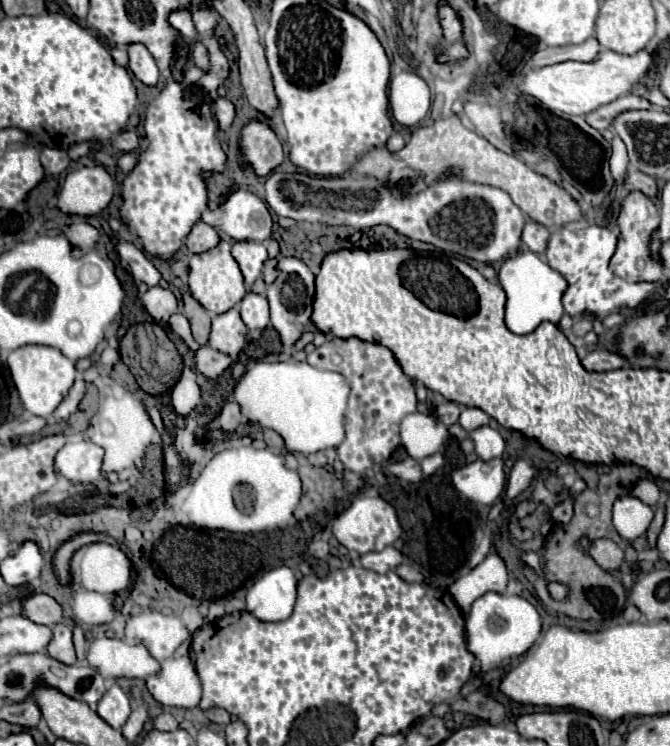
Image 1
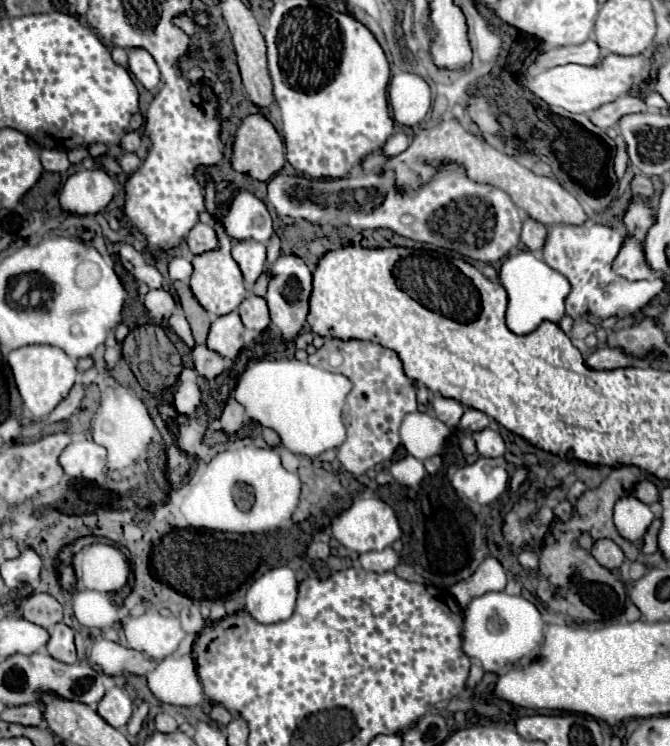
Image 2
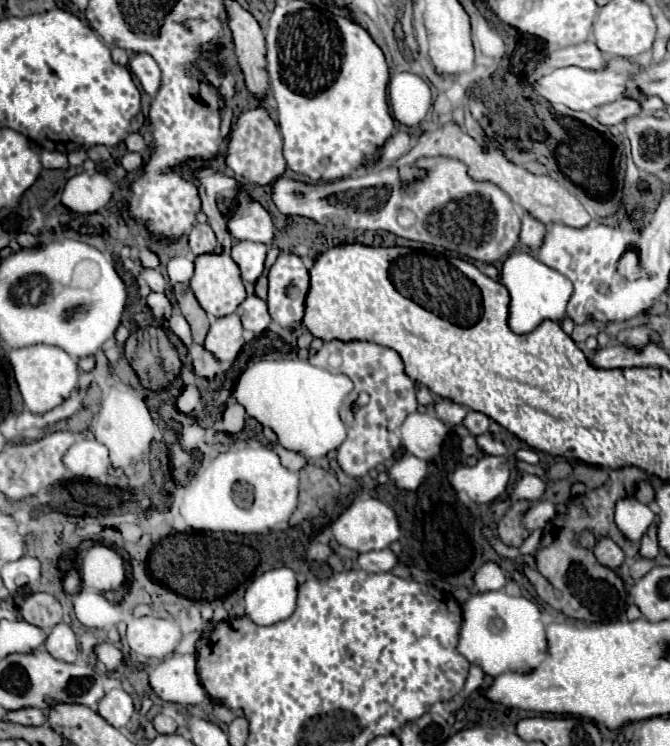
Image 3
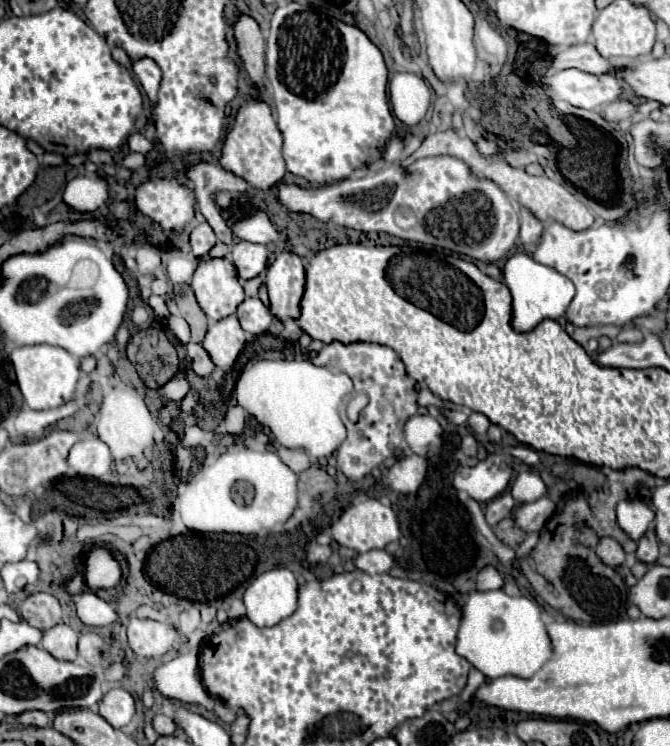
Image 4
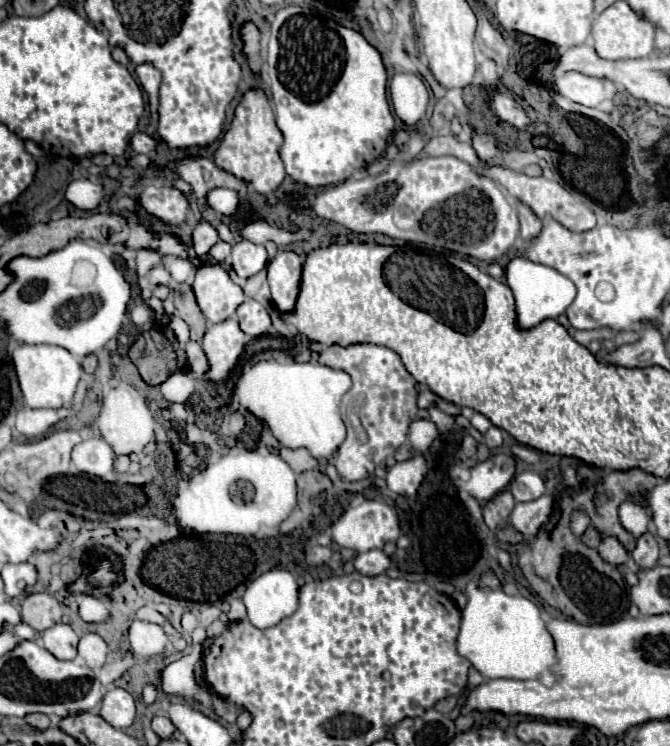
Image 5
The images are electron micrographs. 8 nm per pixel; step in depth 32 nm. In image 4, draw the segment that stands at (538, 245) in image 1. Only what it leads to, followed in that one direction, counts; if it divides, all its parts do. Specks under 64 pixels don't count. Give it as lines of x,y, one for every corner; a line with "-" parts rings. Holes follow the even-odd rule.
520,206
520,240
526,246
532,246
538,242
540,234
542,234
542,222
536,216
532,216
528,208

